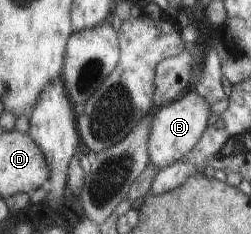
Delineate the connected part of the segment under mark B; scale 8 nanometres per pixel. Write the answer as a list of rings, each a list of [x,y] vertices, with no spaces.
[[[196,89],[186,92],[186,94],[173,104],[168,104],[157,110],[157,121],[155,121],[155,129],[153,129],[153,141],[151,141],[151,157],[155,165],[159,165],[161,169],[181,161],[185,156],[190,154],[201,143],[205,137],[213,113],[211,101],[207,97],[203,97]]]

